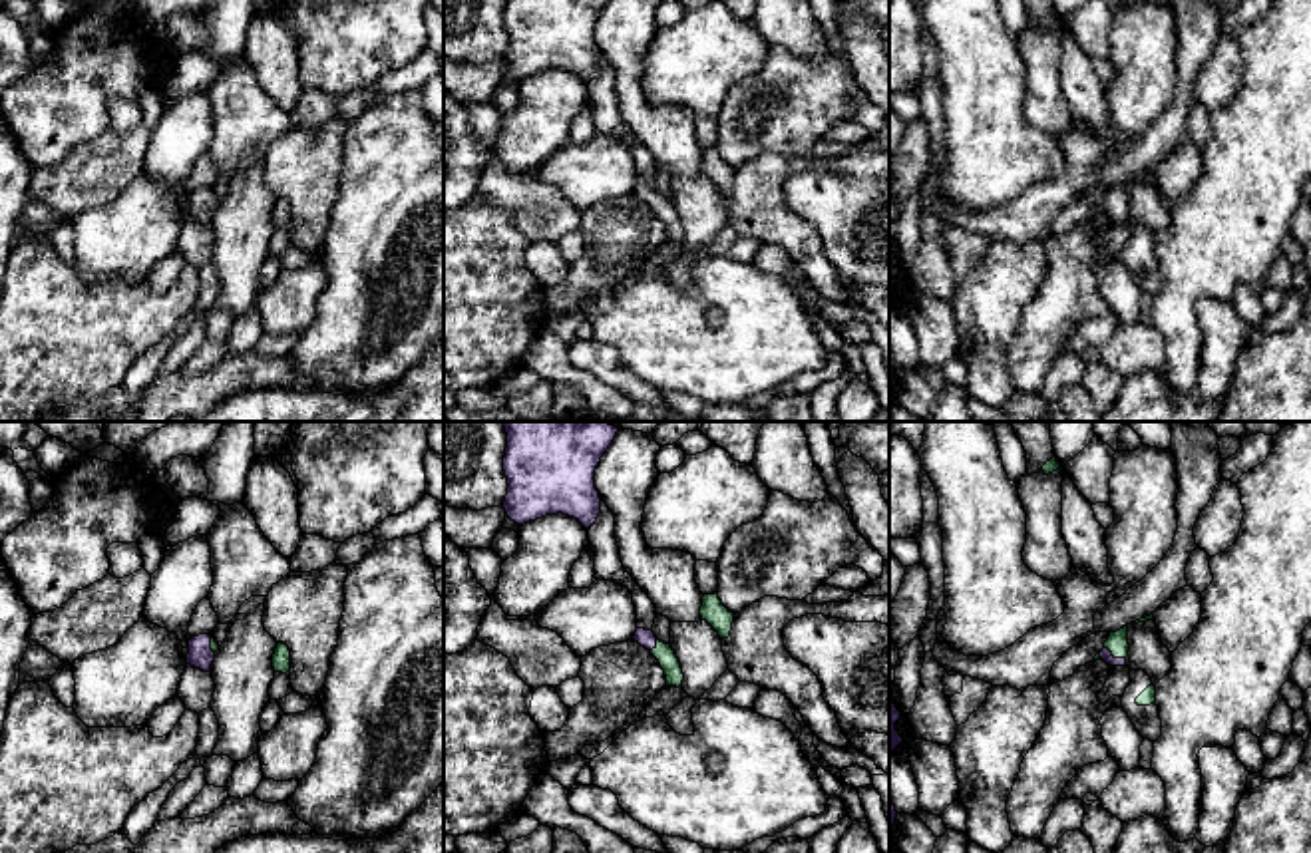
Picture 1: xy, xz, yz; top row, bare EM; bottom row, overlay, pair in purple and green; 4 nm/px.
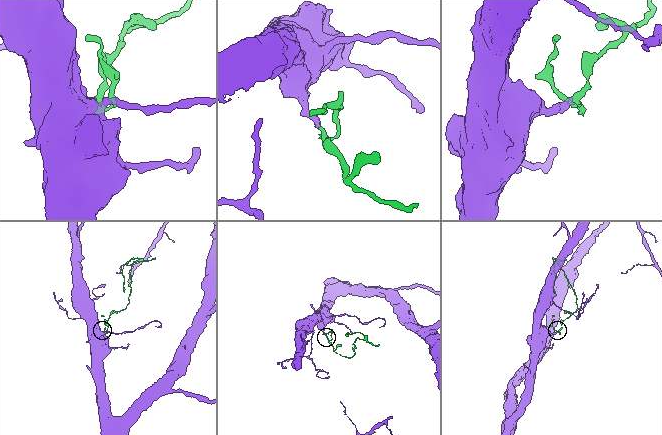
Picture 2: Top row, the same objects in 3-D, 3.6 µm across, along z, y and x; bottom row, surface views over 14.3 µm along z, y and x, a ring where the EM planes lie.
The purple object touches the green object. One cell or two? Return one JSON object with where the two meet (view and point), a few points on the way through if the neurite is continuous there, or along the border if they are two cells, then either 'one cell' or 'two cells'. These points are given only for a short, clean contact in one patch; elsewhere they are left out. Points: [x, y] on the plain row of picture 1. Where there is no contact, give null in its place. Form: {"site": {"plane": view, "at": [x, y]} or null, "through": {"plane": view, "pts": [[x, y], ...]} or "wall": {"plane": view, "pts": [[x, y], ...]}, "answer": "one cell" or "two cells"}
{"site": {"plane": "yz", "at": [1113, 211]}, "through": {"plane": "yz", "pts": [[1105, 209], [1113, 211], [1117, 197]]}, "answer": "one cell"}

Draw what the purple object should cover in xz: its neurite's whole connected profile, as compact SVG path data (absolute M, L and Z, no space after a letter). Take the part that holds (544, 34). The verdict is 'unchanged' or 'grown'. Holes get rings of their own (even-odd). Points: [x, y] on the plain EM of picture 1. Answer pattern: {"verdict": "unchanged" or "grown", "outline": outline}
{"verdict": "unchanged", "outline": "M507 0L503 64L517 80L569 70L589 84L601 68L595 24L609 0Z"}

